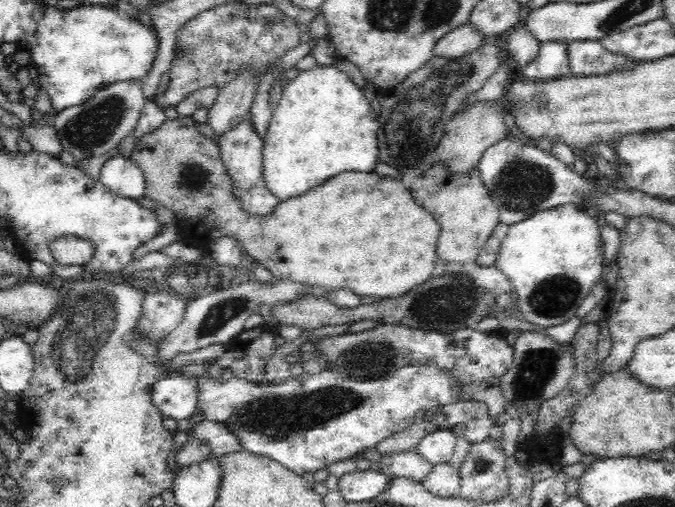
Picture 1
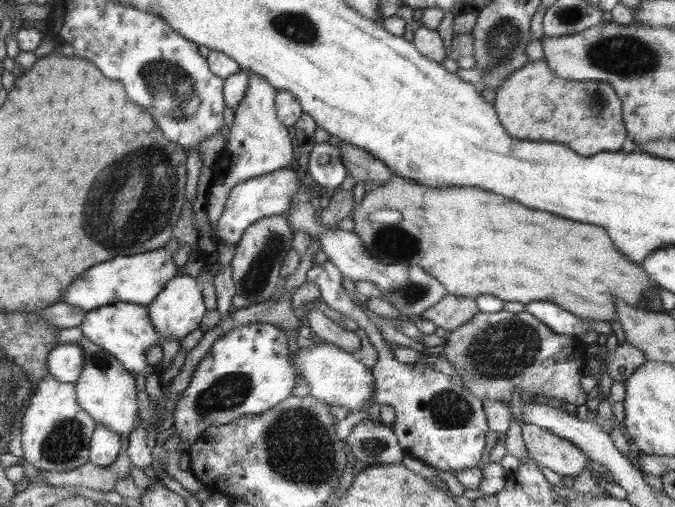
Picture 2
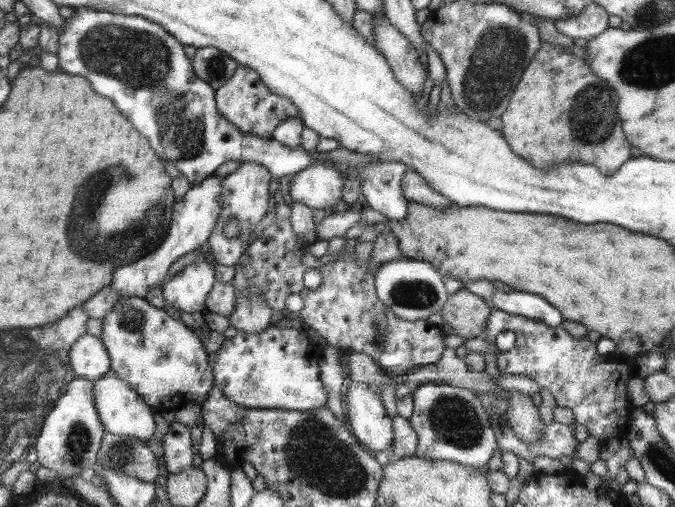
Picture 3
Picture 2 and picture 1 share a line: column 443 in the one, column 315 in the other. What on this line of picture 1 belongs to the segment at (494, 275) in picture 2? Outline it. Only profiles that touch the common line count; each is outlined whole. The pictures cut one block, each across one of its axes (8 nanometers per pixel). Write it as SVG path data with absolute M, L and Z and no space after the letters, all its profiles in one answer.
M176 115L167 118L155 131L140 136L129 155L143 172L146 184L144 197L172 210L180 231L179 240L198 249L199 253L210 254L215 241L236 239L250 260L266 267L277 280L291 280L306 289L317 286L329 293L338 288L352 288L361 297L402 296L430 278L437 261L434 248L440 225L432 220L428 212L424 212L424 208L414 204L402 181L376 173L375 170L364 174L356 174L356 171L340 173L301 196L279 202L271 214L252 216L246 215L240 207L240 200L224 170L219 152L217 140L201 134L194 127L192 116Z

